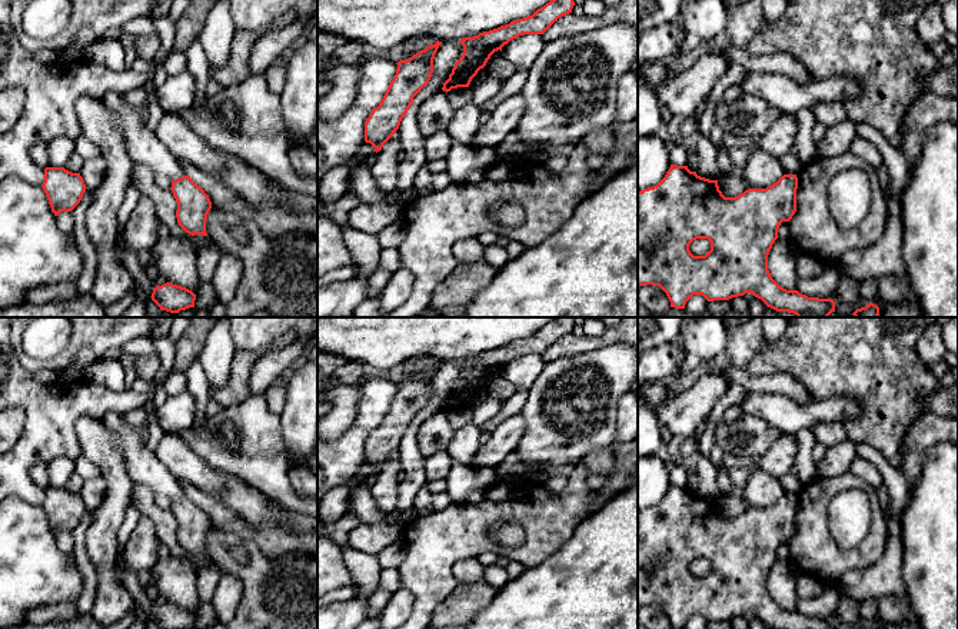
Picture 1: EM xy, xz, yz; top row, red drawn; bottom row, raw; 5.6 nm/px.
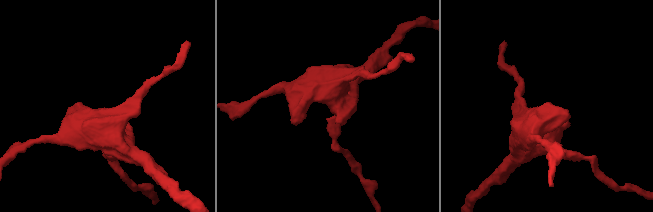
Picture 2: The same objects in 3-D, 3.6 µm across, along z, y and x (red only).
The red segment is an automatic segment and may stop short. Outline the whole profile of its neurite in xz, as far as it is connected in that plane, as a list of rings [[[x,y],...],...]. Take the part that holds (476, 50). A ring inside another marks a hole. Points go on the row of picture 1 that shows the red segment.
[[[550,0],[532,16],[513,20],[506,26],[479,33],[473,37],[460,39],[462,57],[455,63],[449,79],[442,90],[450,91],[458,87],[469,87],[472,79],[483,69],[490,56],[510,40],[523,34],[543,34],[558,19],[572,13],[573,0]]]

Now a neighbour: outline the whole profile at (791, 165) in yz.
[[[792,147],[786,154],[781,157],[781,164],[785,174],[796,174],[801,170],[802,164],[798,160],[798,153],[795,147]]]

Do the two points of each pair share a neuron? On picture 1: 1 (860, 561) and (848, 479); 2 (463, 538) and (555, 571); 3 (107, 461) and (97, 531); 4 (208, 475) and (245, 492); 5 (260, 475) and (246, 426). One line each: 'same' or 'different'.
1: same
2: different
3: same
4: same
5: same

